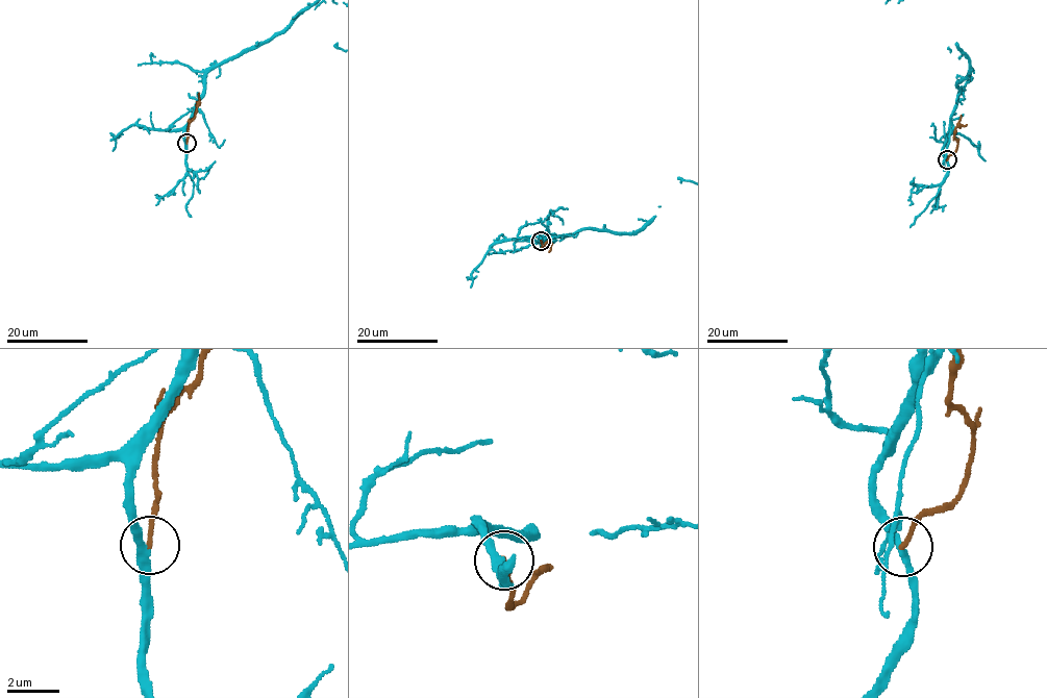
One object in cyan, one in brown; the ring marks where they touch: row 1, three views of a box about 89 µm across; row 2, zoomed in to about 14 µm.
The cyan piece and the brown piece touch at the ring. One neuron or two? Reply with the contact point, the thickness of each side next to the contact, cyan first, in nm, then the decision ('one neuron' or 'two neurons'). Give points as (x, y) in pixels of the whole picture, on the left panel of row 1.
at (187, 143); 280 nm thick on the cyan side, 170 nm on the other; two neurons

